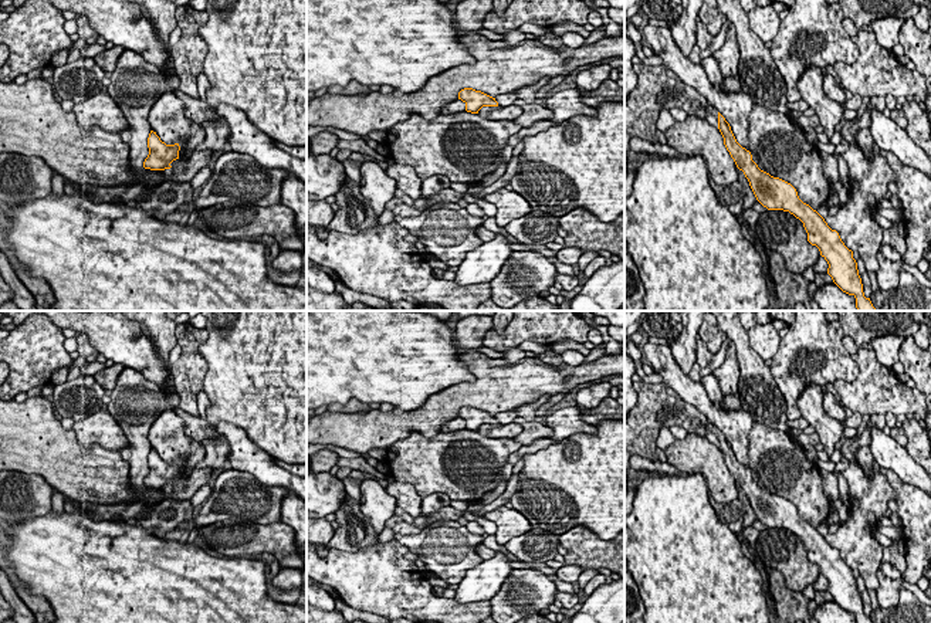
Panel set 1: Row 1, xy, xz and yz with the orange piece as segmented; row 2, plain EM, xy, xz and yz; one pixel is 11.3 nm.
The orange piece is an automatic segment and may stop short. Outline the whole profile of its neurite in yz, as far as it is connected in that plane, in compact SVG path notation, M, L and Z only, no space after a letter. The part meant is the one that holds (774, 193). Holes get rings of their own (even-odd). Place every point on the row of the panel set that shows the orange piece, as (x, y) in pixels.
M710 105L705 111L705 121L720 129L727 150L737 167L744 172L756 200L768 210L789 211L799 219L808 233L808 241L816 246L820 255L827 261L827 274L833 282L843 292L856 298L857 311L876 311L870 298L864 297L853 251L844 246L839 233L832 230L816 210L799 199L790 183L758 167L751 152L737 142L729 123L715 108Z

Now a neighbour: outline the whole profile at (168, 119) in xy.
M166 91L150 108L148 118L152 131L166 145L177 143L186 150L186 158L204 140L203 126L184 115L183 102L172 91Z

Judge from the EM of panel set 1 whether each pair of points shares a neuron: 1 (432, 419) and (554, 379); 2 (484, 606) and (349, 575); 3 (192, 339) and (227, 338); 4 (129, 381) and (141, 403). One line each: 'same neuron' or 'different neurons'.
1: same neuron
2: same neuron
3: different neurons
4: same neuron

